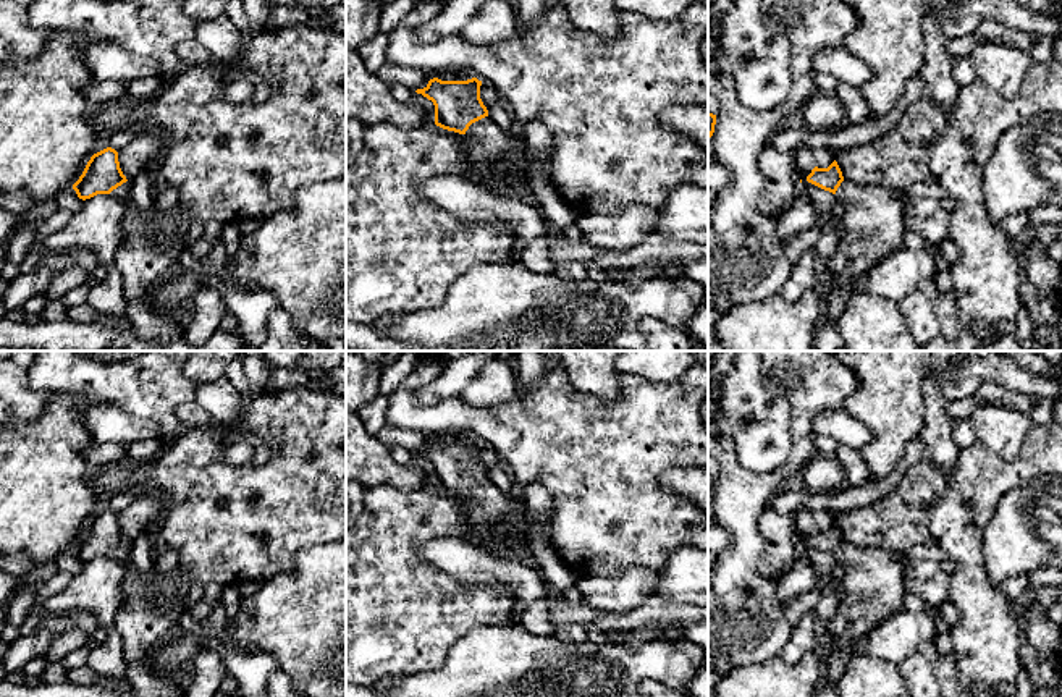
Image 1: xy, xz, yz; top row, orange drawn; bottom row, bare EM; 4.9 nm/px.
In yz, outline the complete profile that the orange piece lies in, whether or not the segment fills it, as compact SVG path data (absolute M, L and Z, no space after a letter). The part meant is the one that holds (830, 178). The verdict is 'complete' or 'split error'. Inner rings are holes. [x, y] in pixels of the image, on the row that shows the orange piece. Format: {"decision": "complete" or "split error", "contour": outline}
{"decision": "split error", "contour": "M836 160L828 168L815 167L807 181L832 192L845 209L842 236L826 272L839 273L853 294L857 280L865 278L889 254L905 247L905 196L878 184L845 180Z"}

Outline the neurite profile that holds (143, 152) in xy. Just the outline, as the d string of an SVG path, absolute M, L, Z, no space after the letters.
M137 129L134 139L118 150L120 168L128 181L142 170L154 170L163 147L163 141L163 134Z

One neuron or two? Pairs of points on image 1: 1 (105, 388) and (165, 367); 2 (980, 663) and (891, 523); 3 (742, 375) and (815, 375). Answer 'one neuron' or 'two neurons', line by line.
1: one neuron
2: one neuron
3: two neurons

